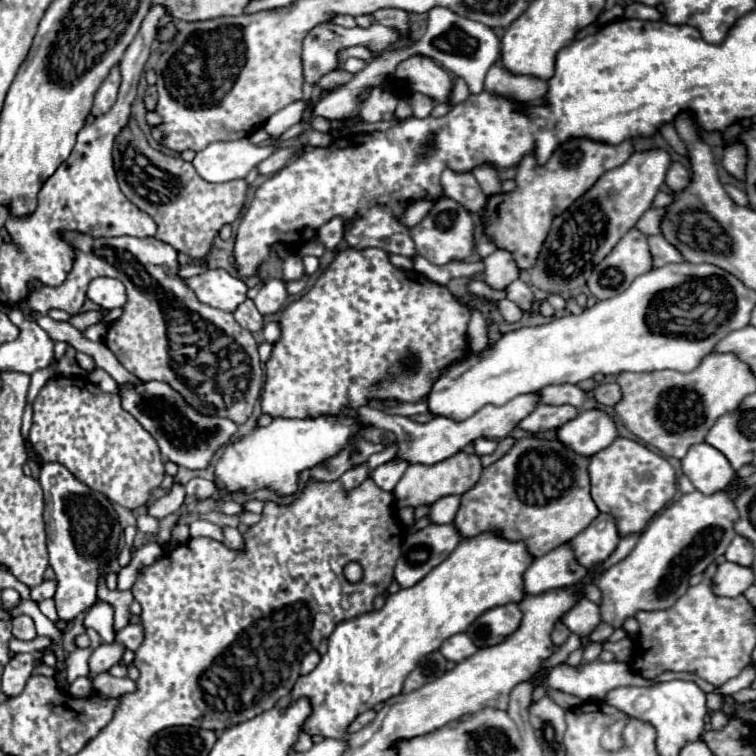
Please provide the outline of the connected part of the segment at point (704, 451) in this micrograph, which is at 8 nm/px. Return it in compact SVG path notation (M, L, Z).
M708 443L690 447L686 457L682 459L682 471L704 495L722 491L734 477L734 469L728 459Z

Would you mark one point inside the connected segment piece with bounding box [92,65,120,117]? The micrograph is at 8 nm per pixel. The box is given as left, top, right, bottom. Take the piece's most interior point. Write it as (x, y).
(106, 95)

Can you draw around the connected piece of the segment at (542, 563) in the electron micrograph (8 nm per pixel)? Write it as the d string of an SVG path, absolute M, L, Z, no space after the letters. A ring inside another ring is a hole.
M564 543L550 553L538 557L528 571L524 573L524 587L526 595L540 595L550 589L568 587L578 583L586 575L586 567L582 567L570 543Z

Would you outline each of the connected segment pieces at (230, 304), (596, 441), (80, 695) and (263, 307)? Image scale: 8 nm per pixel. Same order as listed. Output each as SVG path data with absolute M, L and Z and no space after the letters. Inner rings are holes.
M210 269L202 275L184 279L184 283L194 291L200 303L222 311L234 311L246 299L248 291L246 283L226 269Z
M602 409L580 411L576 419L558 429L558 439L582 455L594 455L606 449L616 437L618 429L614 419Z
M78 677L78 679L76 679L72 685L70 685L68 693L70 693L72 697L76 697L76 699L84 699L84 697L90 697L90 695L94 695L94 689L92 689L92 681L90 681L88 677Z
M270 279L262 285L262 289L258 291L254 303L256 303L256 307L262 315L270 315L270 313L276 313L284 305L286 297L288 297L286 281Z

